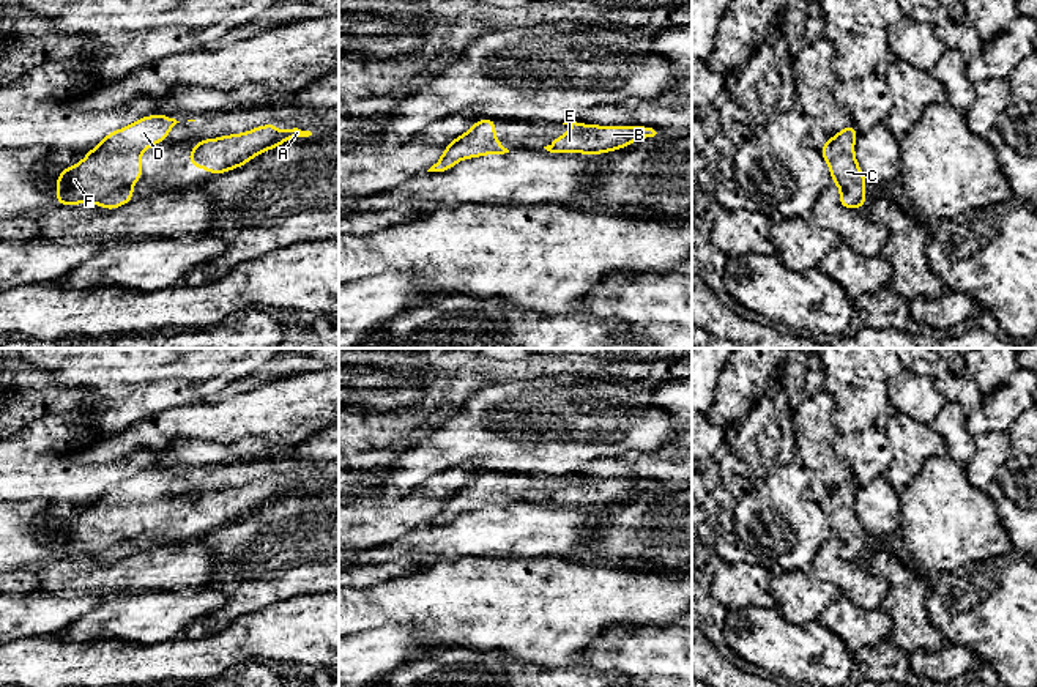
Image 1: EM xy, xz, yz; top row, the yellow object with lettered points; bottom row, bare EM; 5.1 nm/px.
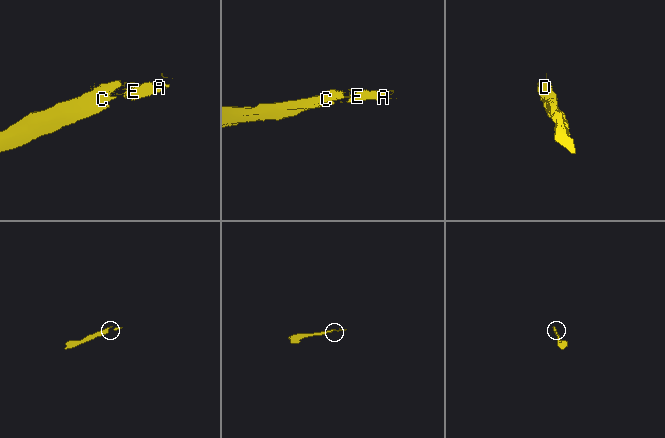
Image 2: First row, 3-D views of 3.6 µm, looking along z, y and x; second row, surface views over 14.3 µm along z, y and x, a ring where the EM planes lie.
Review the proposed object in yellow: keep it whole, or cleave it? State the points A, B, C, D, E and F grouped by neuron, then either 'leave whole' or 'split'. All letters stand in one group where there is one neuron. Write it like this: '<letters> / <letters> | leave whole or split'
A B C D E F | leave whole

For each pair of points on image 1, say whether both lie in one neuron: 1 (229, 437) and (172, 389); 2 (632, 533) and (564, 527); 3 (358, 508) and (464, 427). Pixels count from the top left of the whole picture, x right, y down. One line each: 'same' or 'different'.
1: different
2: different
3: different

